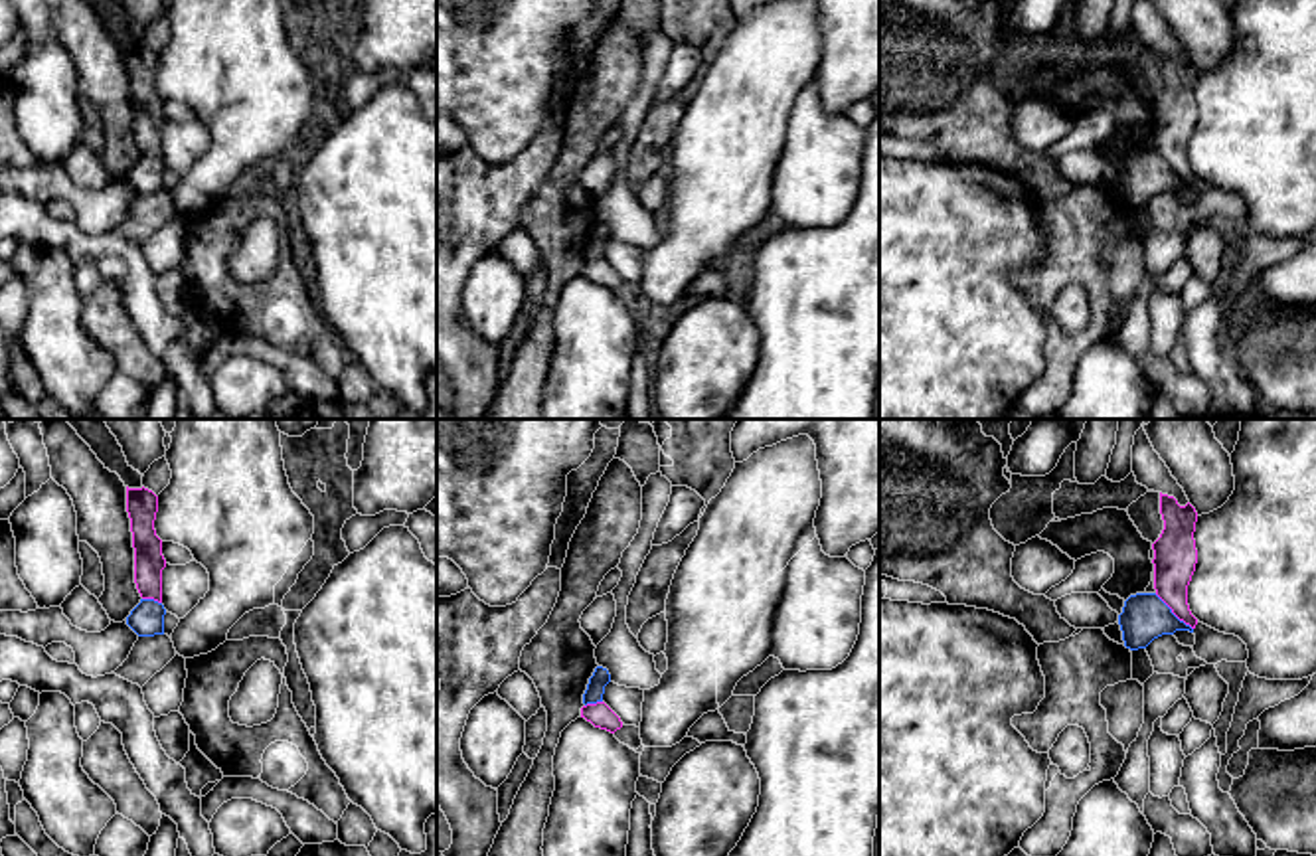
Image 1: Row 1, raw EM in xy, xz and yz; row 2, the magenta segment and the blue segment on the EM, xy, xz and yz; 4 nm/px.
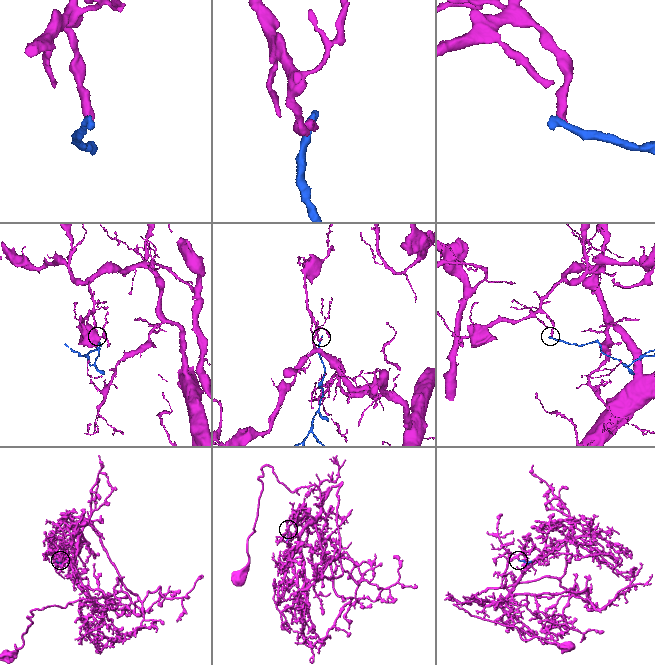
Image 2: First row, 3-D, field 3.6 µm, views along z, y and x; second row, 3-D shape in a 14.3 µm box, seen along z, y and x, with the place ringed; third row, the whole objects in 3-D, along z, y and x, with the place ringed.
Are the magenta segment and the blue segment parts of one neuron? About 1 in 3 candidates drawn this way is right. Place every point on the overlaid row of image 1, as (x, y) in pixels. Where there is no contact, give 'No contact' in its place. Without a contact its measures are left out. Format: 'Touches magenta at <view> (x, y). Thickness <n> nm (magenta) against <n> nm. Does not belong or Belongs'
Touches magenta at yz (1174, 613). Thickness 180 nm (magenta) against 190 nm. Does not belong

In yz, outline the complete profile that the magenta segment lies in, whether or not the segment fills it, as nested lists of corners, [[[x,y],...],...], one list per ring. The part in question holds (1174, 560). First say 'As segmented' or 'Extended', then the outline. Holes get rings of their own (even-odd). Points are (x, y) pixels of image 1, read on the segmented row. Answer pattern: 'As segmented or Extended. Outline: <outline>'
As segmented. Outline: [[[1160,492],[1160,514],[1164,530],[1152,544],[1154,589],[1180,621],[1195,629],[1197,619],[1188,605],[1188,585],[1197,563],[1193,540],[1197,512],[1190,502],[1180,506],[1174,496]]]

